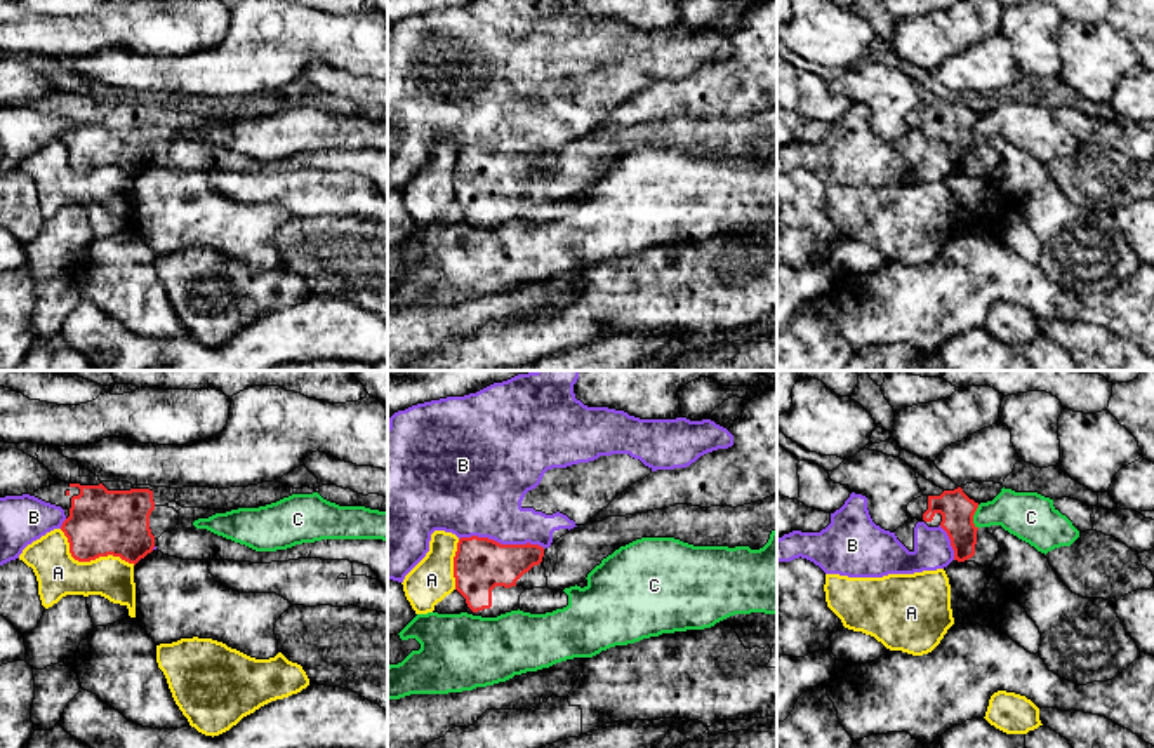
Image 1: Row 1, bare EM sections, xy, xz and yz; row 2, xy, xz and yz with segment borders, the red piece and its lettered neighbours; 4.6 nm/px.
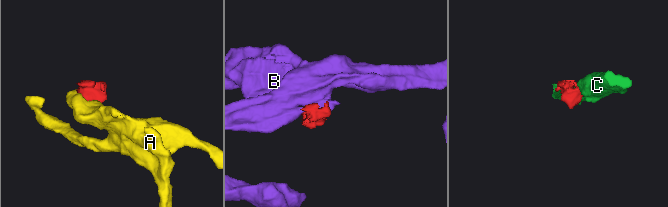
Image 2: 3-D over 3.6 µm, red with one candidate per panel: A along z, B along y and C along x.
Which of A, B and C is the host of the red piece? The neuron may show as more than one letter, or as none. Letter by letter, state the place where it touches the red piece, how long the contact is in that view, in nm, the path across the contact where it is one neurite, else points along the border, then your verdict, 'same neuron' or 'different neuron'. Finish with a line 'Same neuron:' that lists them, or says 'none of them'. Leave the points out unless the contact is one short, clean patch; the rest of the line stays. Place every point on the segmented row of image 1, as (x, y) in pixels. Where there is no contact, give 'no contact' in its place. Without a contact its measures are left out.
A: meets red in xy at (91, 559); contact 380 nm long; different neuron
B: meets red in xz at (499, 543); contact 400 nm long; different neuron
C: meets red in yz at (972, 517); contact 110 nm long; border along yz (979, 505), (974, 515), (975, 527); different neuron
Same neuron: none of them

